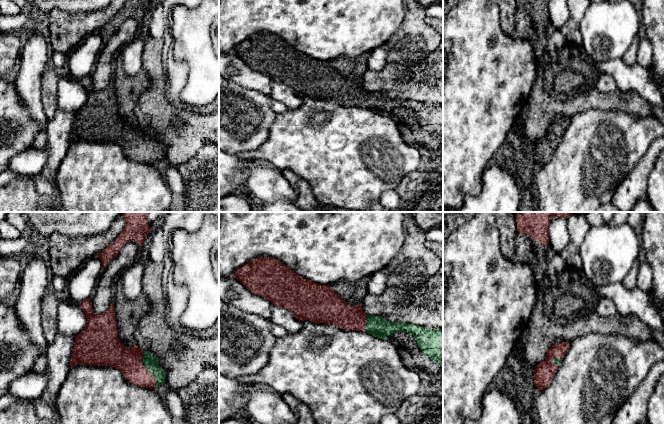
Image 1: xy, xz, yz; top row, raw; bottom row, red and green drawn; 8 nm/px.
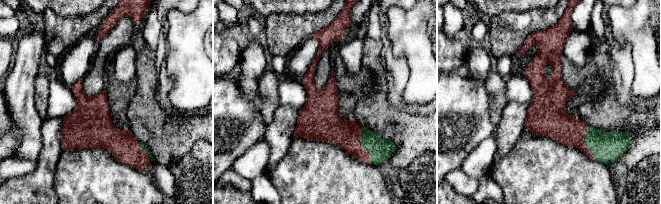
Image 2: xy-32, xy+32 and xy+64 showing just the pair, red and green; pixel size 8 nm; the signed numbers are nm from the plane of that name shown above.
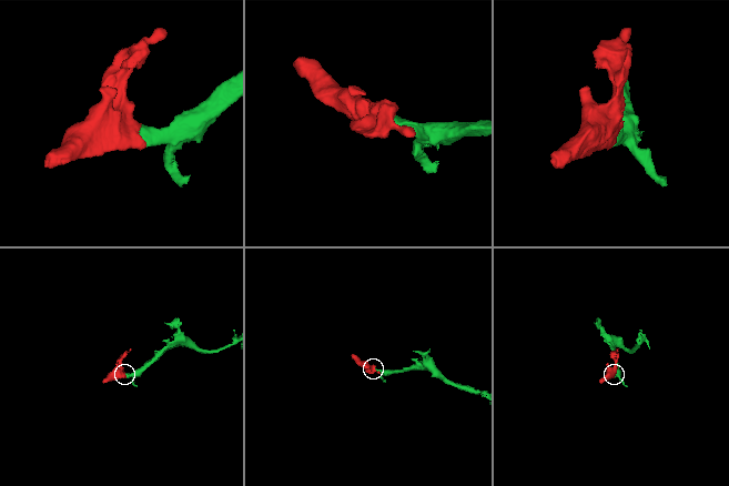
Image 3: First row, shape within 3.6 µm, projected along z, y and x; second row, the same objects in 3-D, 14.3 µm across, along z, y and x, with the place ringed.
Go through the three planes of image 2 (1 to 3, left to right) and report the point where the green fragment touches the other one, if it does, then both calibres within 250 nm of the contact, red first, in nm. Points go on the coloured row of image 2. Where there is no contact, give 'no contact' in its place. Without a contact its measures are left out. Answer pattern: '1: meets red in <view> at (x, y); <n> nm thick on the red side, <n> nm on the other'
1: meets red in xy-32 at (144, 151); 240 nm thick on the red side, 50 nm on the other
2: meets red in xy+32 at (362, 146); 220 nm thick on the red side, 180 nm on the other
3: meets red in xy+64 at (583, 142); 240 nm thick on the red side, 260 nm on the other

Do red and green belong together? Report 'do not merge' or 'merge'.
merge

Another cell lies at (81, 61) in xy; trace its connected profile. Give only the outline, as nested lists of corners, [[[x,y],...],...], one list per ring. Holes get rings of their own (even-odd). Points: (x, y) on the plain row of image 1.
[[[98,33],[87,35],[83,41],[68,54],[65,73],[74,80],[91,74],[103,46]]]

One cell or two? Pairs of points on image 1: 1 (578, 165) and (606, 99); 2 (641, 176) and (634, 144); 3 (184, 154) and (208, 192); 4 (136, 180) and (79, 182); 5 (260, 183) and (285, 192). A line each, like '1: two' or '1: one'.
1: two
2: two
3: two
4: one
5: one

